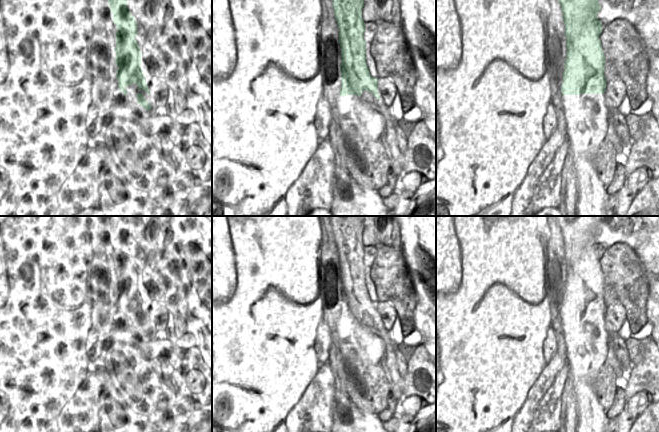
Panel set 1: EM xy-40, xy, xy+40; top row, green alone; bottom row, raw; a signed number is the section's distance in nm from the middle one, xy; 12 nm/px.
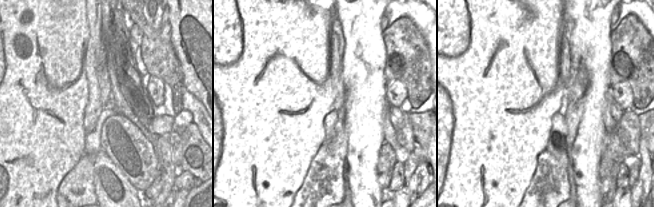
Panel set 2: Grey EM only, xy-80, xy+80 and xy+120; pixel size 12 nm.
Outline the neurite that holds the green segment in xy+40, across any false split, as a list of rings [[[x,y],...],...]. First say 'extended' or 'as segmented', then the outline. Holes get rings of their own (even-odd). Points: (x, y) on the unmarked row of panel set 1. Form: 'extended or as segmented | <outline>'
extended | [[[555,216],[565,247],[566,283],[561,310],[561,326],[565,335],[567,356],[573,364],[573,387],[578,405],[577,432],[606,432],[609,422],[606,410],[598,402],[594,382],[601,367],[606,363],[609,350],[609,332],[606,330],[605,278],[599,262],[603,252],[597,242],[602,230],[598,223],[601,216],[579,216],[567,219]]]

